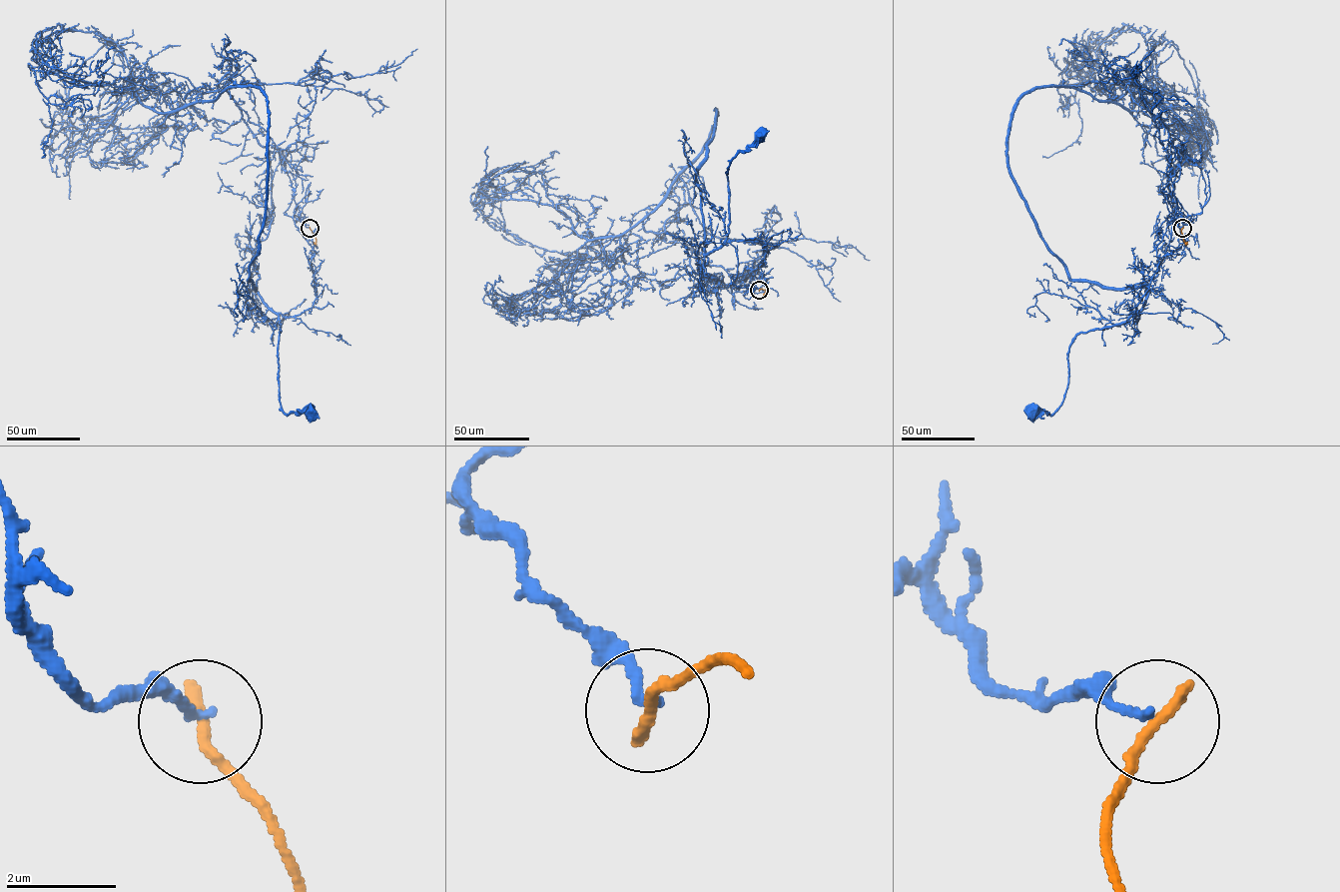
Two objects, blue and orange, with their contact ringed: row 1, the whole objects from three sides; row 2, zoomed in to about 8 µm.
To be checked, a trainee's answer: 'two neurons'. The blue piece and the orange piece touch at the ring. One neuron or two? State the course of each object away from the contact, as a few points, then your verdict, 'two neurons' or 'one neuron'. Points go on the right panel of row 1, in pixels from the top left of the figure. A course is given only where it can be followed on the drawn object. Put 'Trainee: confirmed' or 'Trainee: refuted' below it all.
blue via (1182, 228), (1168, 222), (1135, 317), (1076, 336), (1062, 405), (1051, 415), (1032, 412) | orange via (1182, 228), (1183, 240), (1187, 244) | two neurons
Trainee: confirmed

